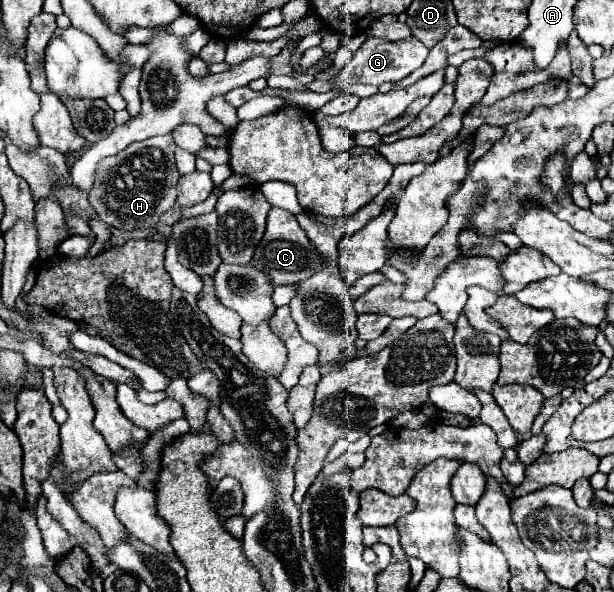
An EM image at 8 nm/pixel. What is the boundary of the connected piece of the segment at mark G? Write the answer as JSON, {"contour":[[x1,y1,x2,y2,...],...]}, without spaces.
{"contour":[[369,37,351,57,351,61,333,77,335,87,339,91,347,91,351,85,355,83,367,83,367,85,381,85,381,83,395,83,405,79,407,75,411,75,415,69,419,69,425,63,429,49,425,45,421,45,421,41,417,41,415,37,397,41,397,43,389,43,389,41,381,41,377,37]]}

